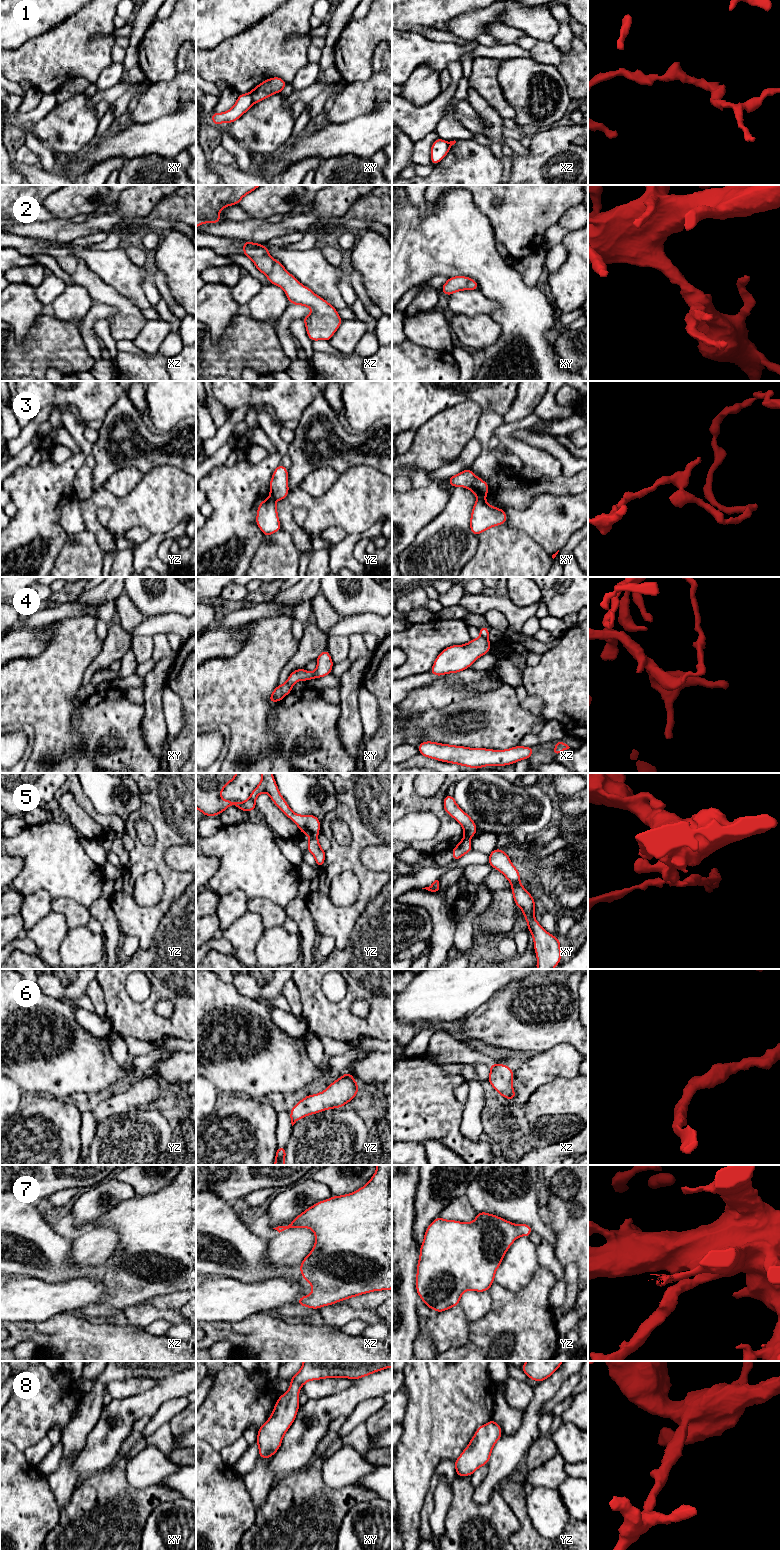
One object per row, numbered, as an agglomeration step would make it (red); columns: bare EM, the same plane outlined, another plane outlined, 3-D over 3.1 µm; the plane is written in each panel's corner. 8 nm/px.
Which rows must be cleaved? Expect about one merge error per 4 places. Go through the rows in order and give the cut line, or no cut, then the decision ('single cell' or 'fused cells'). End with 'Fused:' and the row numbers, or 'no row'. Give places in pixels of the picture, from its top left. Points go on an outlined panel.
1: cut in xy along (249, 93), (254, 102); fused cells
2: no cut; single cell
3: cut in xy along (477, 497), (483, 498); fused cells
4: cut in xz along (481, 636), (487, 639); fused cells
5: cut in yz along (310, 836), (316, 837); fused cells
6: no cut; single cell
7: no cut; single cell
8: no cut; single cell
Fused: 1, 3, 4, 5

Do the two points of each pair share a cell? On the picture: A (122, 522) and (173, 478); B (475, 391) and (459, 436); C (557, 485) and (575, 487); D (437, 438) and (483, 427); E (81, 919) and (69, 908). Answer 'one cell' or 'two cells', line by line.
A: one cell
B: two cells
C: one cell
D: two cells
E: one cell

